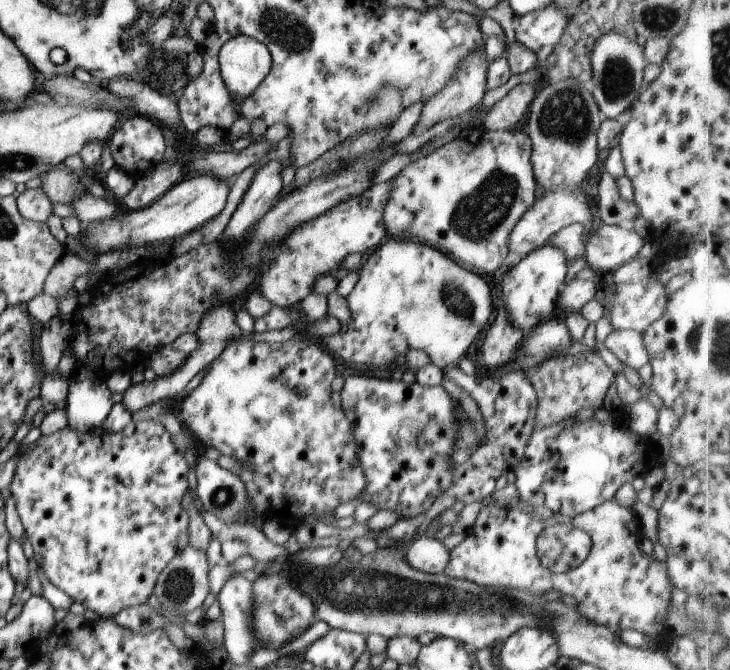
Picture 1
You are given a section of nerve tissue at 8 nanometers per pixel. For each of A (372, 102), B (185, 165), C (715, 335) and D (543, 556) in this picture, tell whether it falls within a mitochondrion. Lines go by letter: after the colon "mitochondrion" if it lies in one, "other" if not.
A: mitochondrion
B: other
C: mitochondrion
D: mitochondrion

